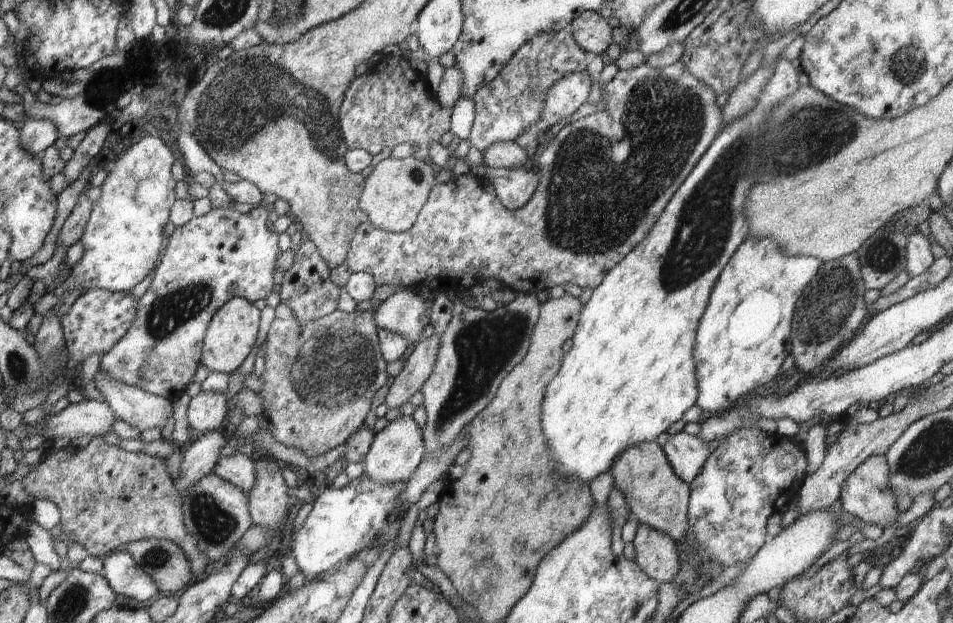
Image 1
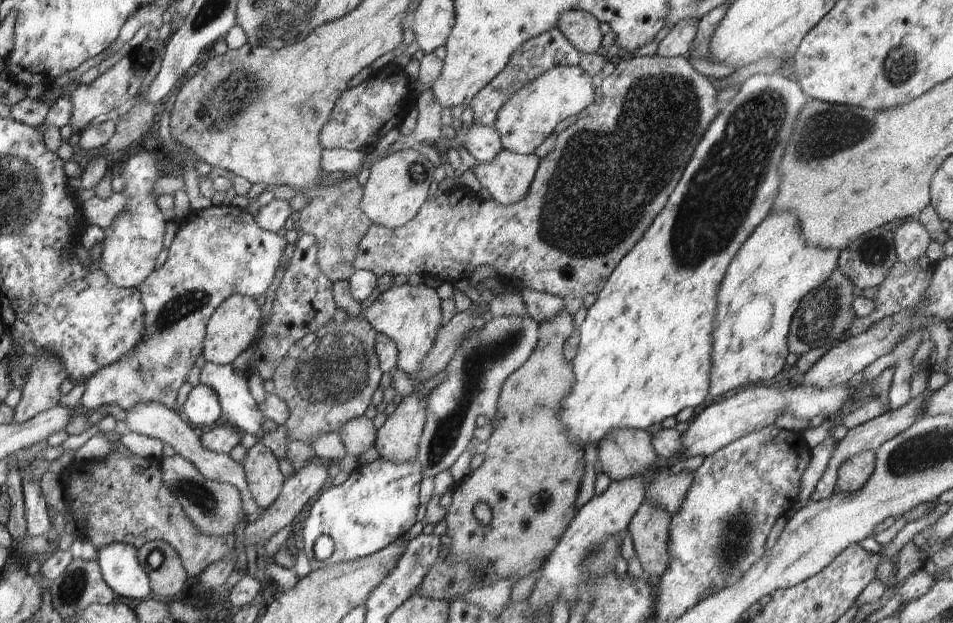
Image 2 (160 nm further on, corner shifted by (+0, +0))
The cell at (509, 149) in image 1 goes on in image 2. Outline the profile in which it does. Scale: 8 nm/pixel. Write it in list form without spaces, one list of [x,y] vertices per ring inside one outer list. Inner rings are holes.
[[[473,122],[469,127],[457,126],[455,141],[459,142],[478,163],[485,163],[501,151],[502,145],[498,133],[491,126]]]

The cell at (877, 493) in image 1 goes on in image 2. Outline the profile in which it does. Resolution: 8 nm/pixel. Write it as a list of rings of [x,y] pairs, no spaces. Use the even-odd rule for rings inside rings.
[[[864,451],[847,458],[838,469],[837,486],[844,493],[861,489],[871,477],[874,465],[874,451]]]

